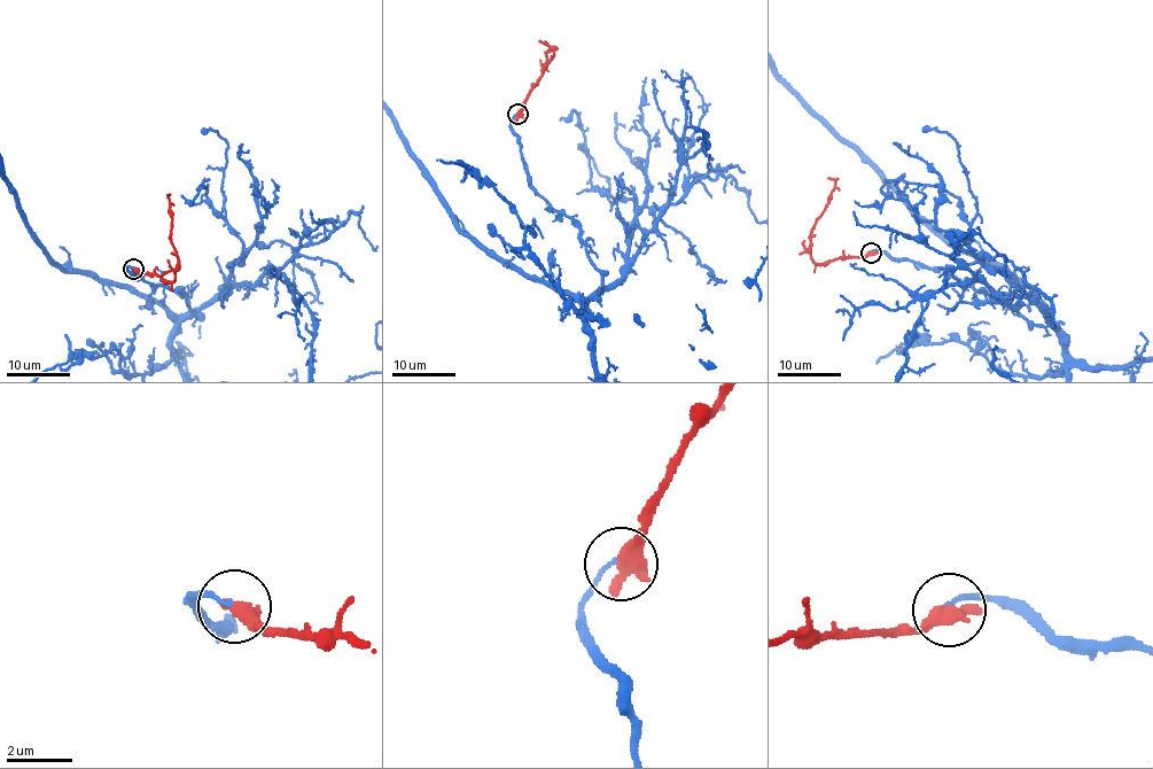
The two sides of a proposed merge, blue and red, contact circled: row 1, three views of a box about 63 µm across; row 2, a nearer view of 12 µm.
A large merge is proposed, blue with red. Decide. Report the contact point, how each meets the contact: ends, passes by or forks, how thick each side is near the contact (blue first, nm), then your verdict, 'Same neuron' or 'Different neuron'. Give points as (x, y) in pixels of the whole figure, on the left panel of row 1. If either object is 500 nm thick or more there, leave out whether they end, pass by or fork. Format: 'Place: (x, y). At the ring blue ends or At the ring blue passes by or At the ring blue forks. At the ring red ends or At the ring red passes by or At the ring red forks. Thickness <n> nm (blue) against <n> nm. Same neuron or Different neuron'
Place: (133, 269). Thickness 110 nm (blue) against 600 nm. Different neuron

